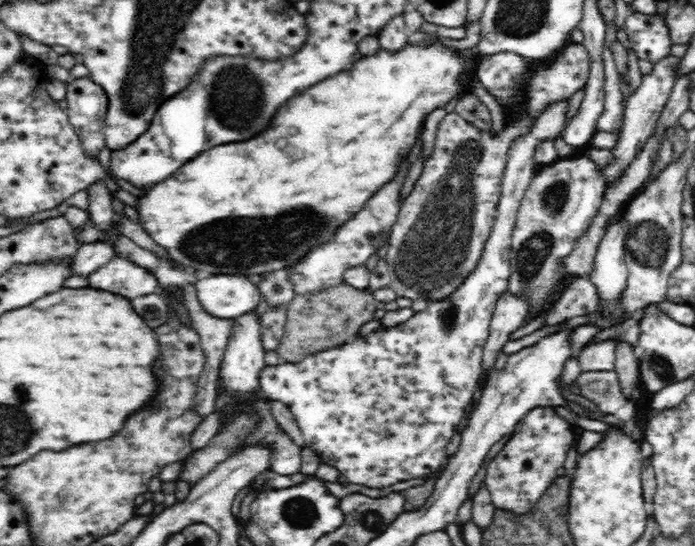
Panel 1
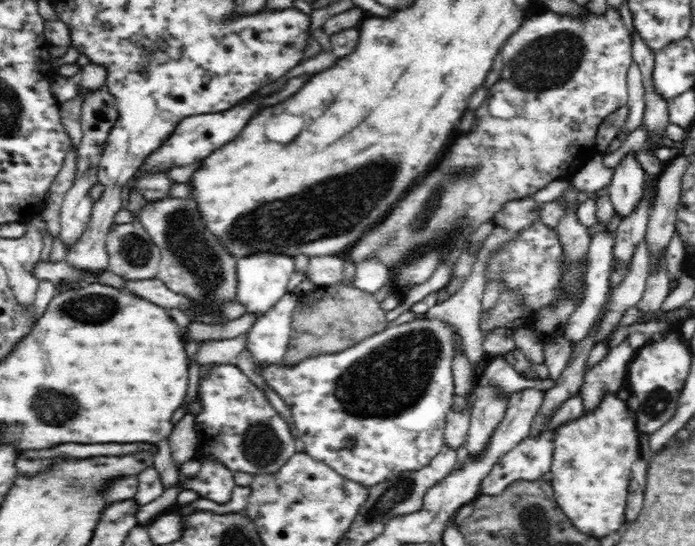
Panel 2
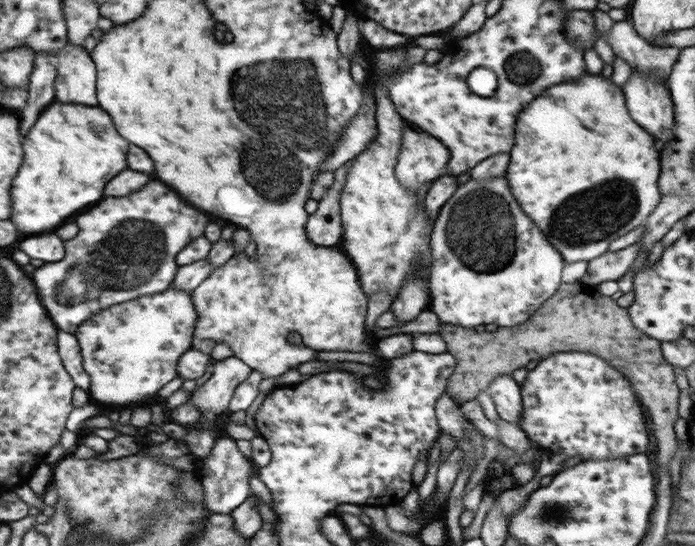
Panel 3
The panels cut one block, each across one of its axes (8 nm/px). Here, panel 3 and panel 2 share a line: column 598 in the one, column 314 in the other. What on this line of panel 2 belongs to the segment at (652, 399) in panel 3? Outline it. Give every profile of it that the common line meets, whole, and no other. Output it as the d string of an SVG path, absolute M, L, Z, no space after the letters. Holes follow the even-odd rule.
M348 285L314 286L314 290L306 290L306 294L297 297L297 307L292 310L292 334L283 358L283 364L292 366L302 359L339 353L362 339L383 331L388 327L386 311L373 293Z

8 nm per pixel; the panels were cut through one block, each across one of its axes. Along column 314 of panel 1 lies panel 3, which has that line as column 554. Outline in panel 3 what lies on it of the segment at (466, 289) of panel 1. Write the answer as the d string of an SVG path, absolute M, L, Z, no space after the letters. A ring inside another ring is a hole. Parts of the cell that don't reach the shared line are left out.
M579 351L547 355L527 371L524 382L520 384L522 409L518 426L532 446L550 453L579 456L581 461L641 454L647 448L647 432L641 418L641 406L637 412L637 398L631 396L631 387L619 370L598 355Z

